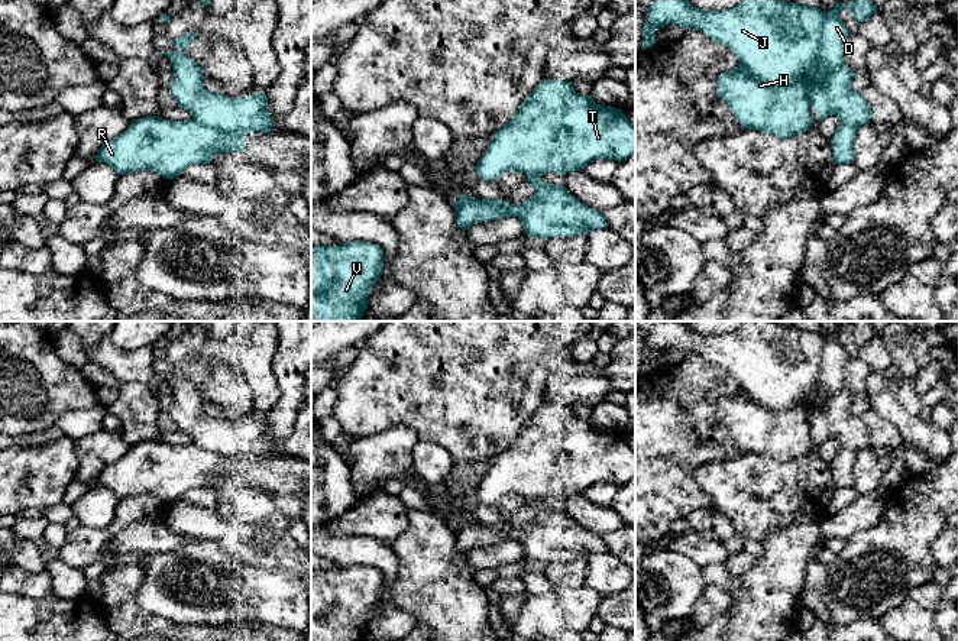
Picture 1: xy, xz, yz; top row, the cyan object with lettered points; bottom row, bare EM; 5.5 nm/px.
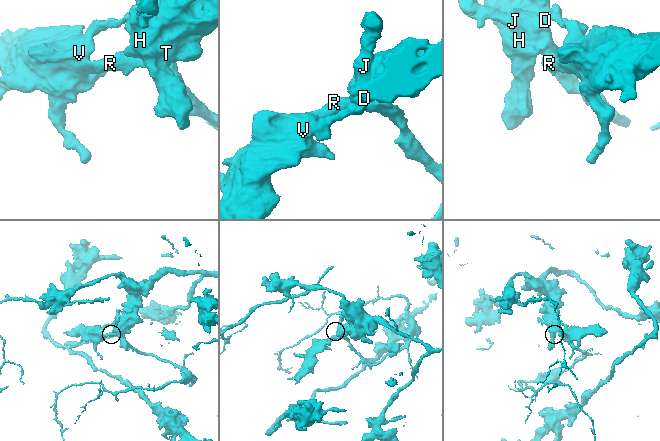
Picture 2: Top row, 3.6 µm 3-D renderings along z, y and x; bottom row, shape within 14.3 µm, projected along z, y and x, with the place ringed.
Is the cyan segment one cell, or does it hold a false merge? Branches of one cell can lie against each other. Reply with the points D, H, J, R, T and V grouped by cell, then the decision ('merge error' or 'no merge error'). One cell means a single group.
D H J T / R V | merge error

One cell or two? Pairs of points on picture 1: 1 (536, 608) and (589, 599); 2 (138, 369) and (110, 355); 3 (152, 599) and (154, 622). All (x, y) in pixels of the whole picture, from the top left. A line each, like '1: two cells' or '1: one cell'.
1: one cell
2: one cell
3: two cells

